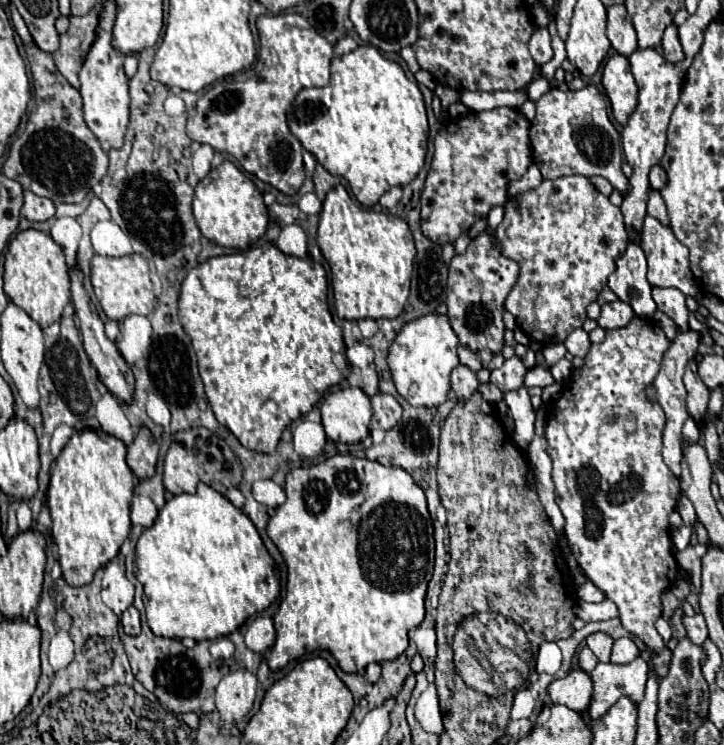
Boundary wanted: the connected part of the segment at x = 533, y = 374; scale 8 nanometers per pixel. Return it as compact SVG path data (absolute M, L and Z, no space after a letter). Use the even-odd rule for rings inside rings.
M535 367L533 371L527 371L525 387L533 387L533 385L539 385L539 387L551 385L551 375L547 373L547 369L539 369L539 367Z

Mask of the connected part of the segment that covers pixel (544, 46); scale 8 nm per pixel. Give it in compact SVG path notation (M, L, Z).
M537 27L531 41L529 41L529 51L531 57L537 65L545 65L551 57L553 57L553 49L551 49L551 35L547 27Z

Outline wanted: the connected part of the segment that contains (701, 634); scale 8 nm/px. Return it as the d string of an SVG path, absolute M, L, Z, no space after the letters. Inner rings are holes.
M697 613L693 617L685 615L683 625L687 627L687 635L689 635L689 639L693 639L693 643L703 643L707 639L707 623L701 613Z

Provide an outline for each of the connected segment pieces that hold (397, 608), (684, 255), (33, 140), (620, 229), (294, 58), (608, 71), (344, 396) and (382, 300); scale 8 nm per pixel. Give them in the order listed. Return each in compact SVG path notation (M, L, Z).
M335 455L319 465L293 469L287 475L285 495L287 495L285 503L275 509L275 515L267 523L267 535L275 543L275 547L281 551L283 561L287 565L287 595L281 601L277 615L273 617L277 639L267 657L269 669L279 671L289 661L295 661L295 659L303 657L305 653L315 653L315 651L329 651L345 673L357 673L357 671L365 669L369 663L397 659L409 645L409 637L407 637L409 629L417 627L425 617L425 591L427 591L427 583L433 575L433 553L435 553L433 521L429 517L425 493L421 491L421 487L417 487L413 483L411 475L407 471L401 471L401 467L383 467L377 461L357 459L351 455Z
M647 215L641 229L641 249L647 257L647 281L651 287L675 287L687 297L697 297L699 287L693 283L693 275L689 275L689 249L679 239L675 239L671 227Z
M33 41L23 43L37 97L37 109L29 115L27 129L19 135L9 149L9 157L3 165L3 173L21 183L23 189L33 191L39 197L47 197L53 203L79 203L107 173L107 153L101 151L97 139L89 127L85 127L81 115L81 95L69 87L67 79L57 71L53 57L41 51Z
M583 175L559 177L555 181L545 179L539 187L509 199L503 209L505 217L493 233L495 243L501 255L519 265L519 279L505 299L505 309L515 317L527 339L541 343L541 347L563 343L573 329L583 325L587 319L587 305L597 301L601 289L607 285L607 277L615 271L615 261L627 249L629 239L623 213L619 207L611 205L609 197L601 195Z
M299 13L261 15L261 17L257 17L257 29L259 29L259 43L261 43L259 57L261 57L261 61L263 61L263 69L261 69L259 73L255 73L253 77L245 79L245 81L221 79L221 81L217 81L211 89L207 89L207 91L197 99L197 107L195 107L195 111L193 111L193 113L189 115L189 119L187 119L187 135L189 135L195 143L207 143L207 145L211 145L213 151L217 151L217 153L229 153L229 155L233 155L233 157L237 159L237 163L239 163L245 171L249 171L251 175L255 175L259 181L263 181L263 183L275 187L277 191L281 191L281 193L285 193L285 195L293 195L293 193L299 191L299 187L301 187L303 181L305 181L305 169L303 169L303 145L299 143L297 137L291 135L291 131L289 131L289 127L287 127L285 113L287 113L287 107L293 103L293 99L297 97L297 93L299 93L301 89L305 89L305 87L327 87L327 85L329 85L329 65L331 65L331 59L333 59L333 45L331 45L327 39L323 39L321 35L317 35L317 31L313 31L313 27L309 27L307 19L301 17Z
M621 53L609 55L609 59L603 65L601 83L611 101L613 117L621 125L625 125L629 115L637 107L637 85L629 67L629 59Z
M339 389L321 405L321 425L329 441L349 445L363 441L369 435L371 417L371 401L361 389Z
M343 185L333 187L319 213L319 231L317 231L317 245L331 267L331 283L335 293L335 311L339 319L359 321L359 319L381 319L381 317L399 317L403 305L409 297L409 283L413 273L416 256L413 235L409 235L409 227L401 217L389 213L377 213L361 207L355 199L349 197Z

